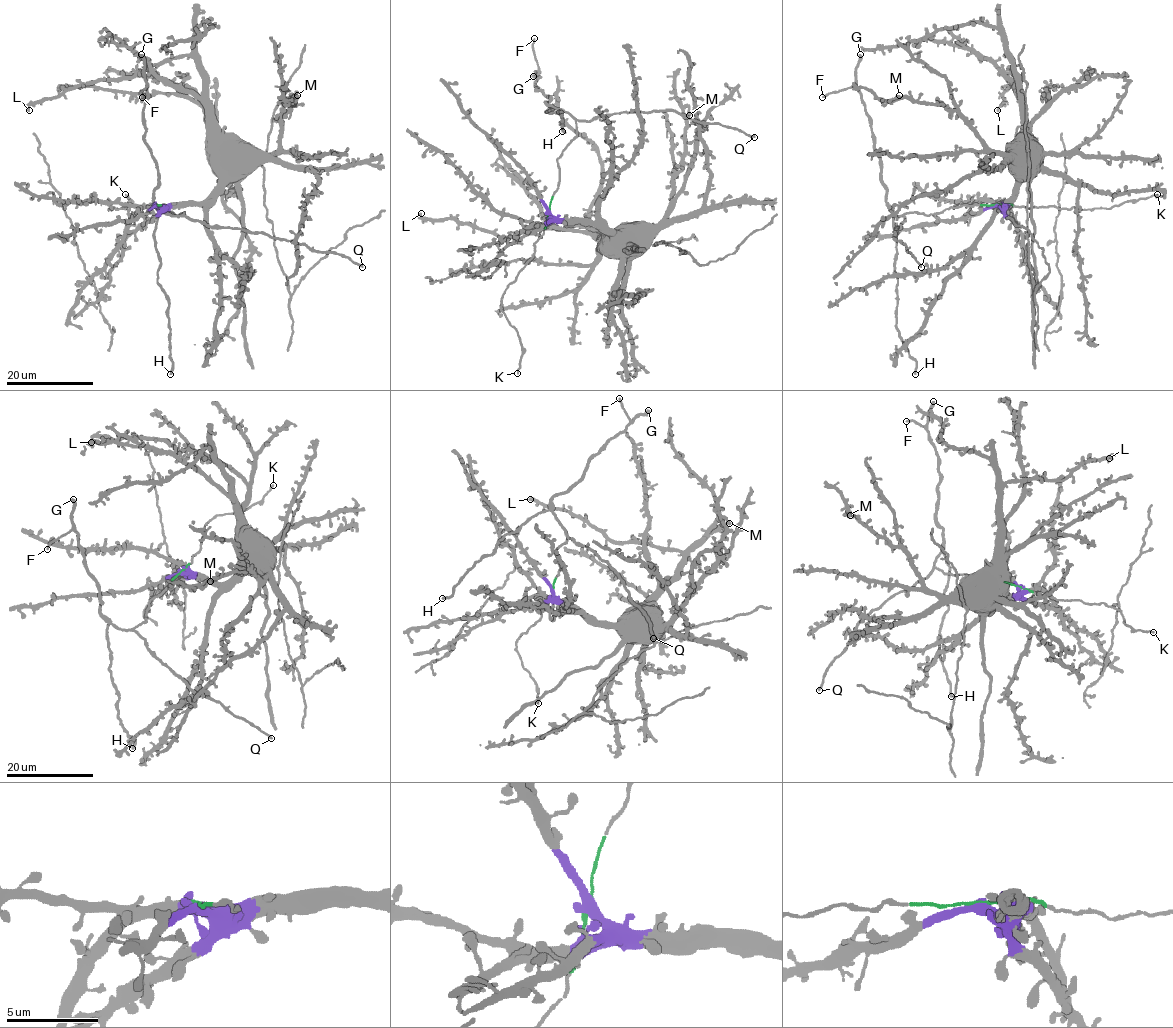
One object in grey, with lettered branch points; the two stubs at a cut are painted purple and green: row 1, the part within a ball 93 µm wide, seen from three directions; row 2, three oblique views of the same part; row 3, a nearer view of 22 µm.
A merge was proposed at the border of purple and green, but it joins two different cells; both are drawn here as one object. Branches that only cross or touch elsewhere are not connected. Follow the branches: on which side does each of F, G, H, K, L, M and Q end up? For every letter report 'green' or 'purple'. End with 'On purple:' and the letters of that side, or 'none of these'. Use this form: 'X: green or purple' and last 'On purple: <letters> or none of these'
F: green
G: green
H: green
K: green
L: purple
M: purple
Q: green
On purple: L, M

